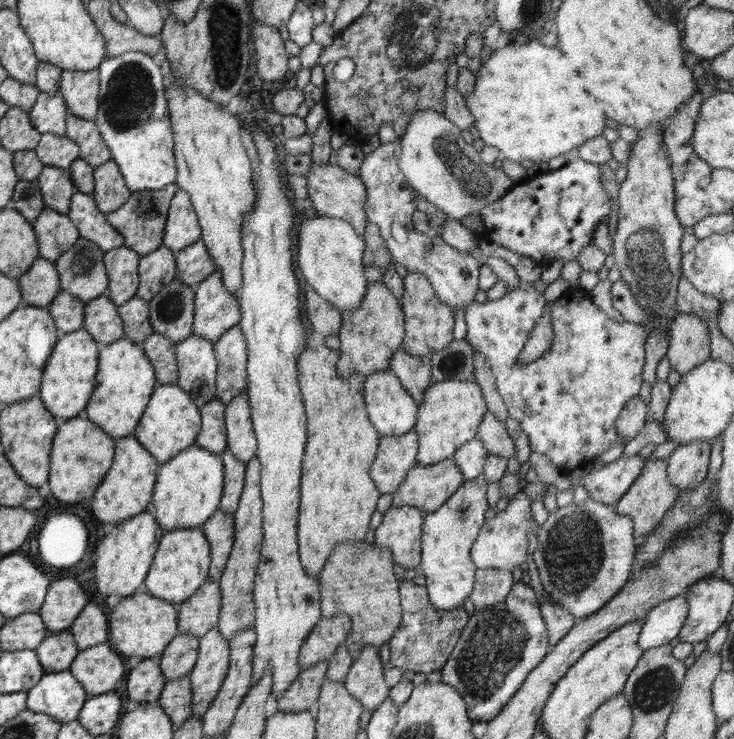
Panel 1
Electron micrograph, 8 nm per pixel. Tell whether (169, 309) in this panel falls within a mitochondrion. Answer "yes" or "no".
yes

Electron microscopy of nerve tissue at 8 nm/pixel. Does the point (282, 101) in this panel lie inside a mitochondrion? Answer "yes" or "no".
no

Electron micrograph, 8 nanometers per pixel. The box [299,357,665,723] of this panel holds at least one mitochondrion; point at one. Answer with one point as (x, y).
(496, 645)

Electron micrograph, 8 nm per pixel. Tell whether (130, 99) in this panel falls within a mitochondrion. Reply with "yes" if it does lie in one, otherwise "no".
yes

